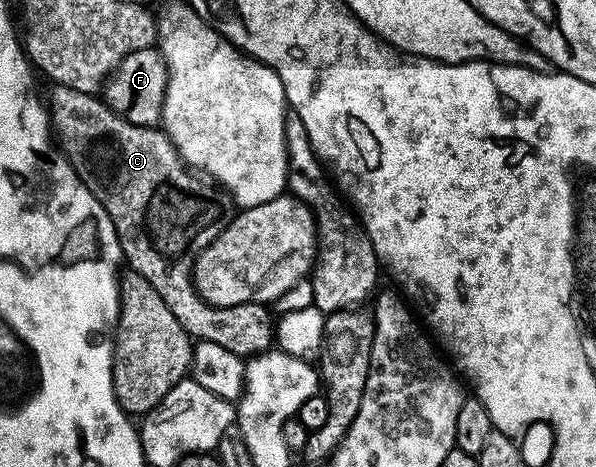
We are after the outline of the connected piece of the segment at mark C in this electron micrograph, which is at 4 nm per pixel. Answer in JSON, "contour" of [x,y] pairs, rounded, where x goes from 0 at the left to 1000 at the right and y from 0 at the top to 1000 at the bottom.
{"contour":[[[94,184],[91,193],[82,218],[82,272],[96,300],[97,321],[99,315],[106,321],[101,325],[122,353],[129,379],[136,379],[149,413],[156,413],[156,422],[169,430],[176,456],[183,456],[193,505],[200,510],[205,552],[213,552],[211,570],[243,593],[243,602],[250,602],[250,610],[270,627],[270,645],[284,653],[290,679],[304,687],[322,728],[359,730],[364,739],[378,739],[384,756],[403,764],[419,764],[450,749],[458,734],[458,683],[443,651],[423,645],[389,657],[357,657],[329,630],[324,612],[324,548],[337,529],[332,503],[347,495],[346,510],[357,514],[381,488],[384,458],[374,445],[372,430],[361,418],[347,420],[346,405],[310,360],[294,315],[282,304],[272,278],[223,268],[208,248],[181,233],[178,221],[159,203],[102,184]]]}

